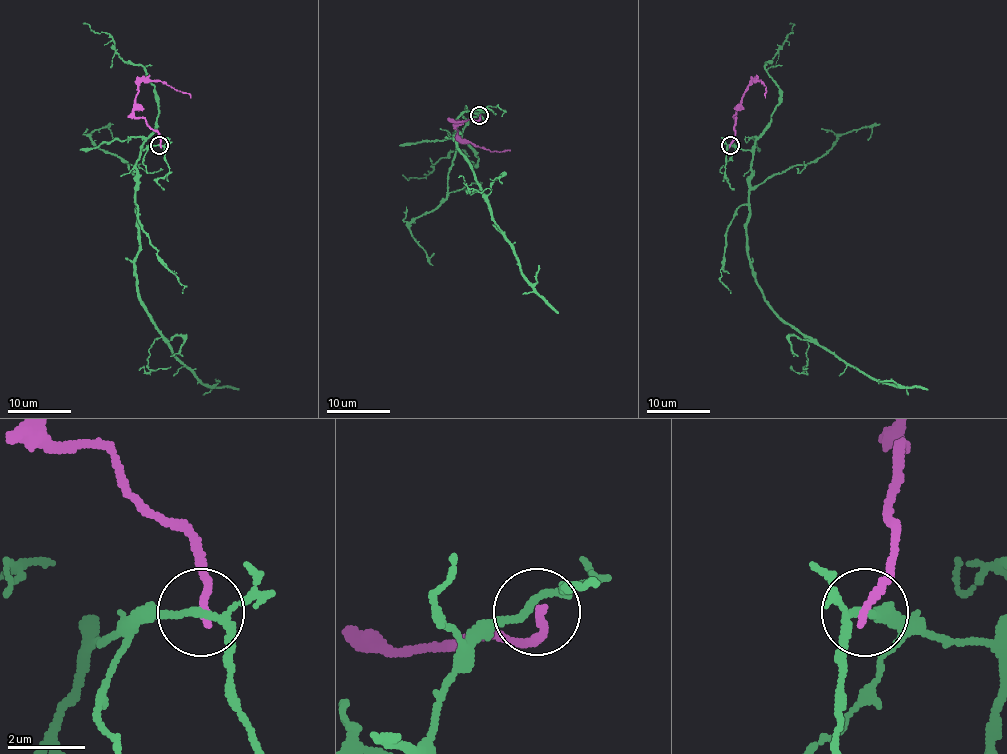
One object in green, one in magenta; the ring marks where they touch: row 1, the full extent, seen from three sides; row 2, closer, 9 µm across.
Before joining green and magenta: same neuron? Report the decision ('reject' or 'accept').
reject

